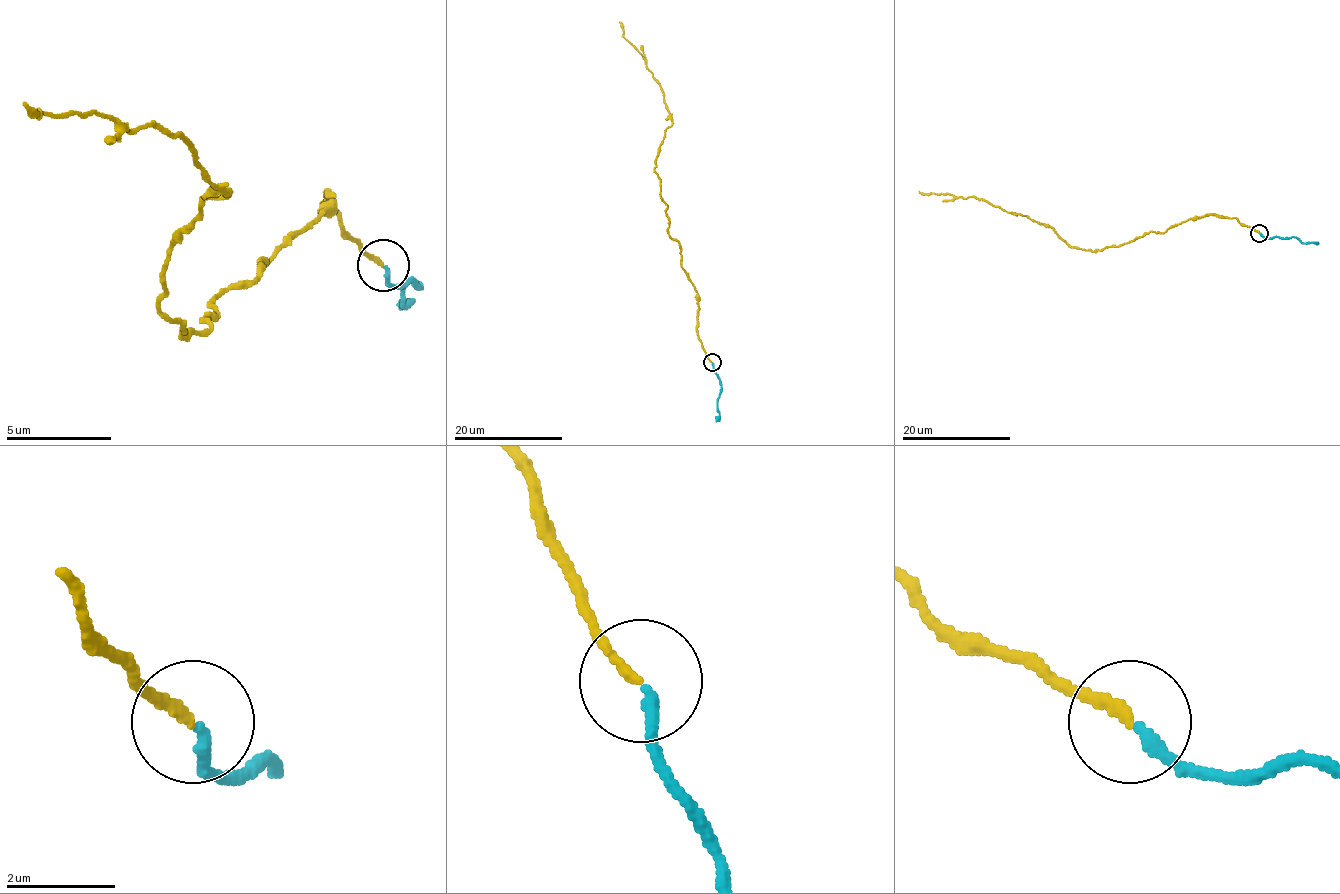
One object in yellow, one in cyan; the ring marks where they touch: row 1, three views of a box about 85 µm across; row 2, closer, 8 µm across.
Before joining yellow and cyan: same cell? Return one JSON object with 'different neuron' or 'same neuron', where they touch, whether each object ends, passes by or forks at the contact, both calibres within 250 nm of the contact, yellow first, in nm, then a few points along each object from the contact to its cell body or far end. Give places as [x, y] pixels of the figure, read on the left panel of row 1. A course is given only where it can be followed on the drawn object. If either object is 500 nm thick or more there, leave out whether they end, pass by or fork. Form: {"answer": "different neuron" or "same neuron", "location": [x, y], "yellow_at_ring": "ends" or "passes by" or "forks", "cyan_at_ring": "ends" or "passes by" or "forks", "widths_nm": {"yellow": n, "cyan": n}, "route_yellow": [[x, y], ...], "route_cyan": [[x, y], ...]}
{"answer": "same neuron", "location": [383, 265], "yellow_at_ring": "ends", "cyan_at_ring": "ends", "widths_nm": {"yellow": 190, "cyan": 220}, "route_yellow": [[382, 264], [329, 200], [187, 337], [161, 311], [176, 243], [229, 190], [182, 137], [24, 100]], "route_cyan": [[382, 269], [392, 285], [419, 285], [413, 279], [403, 306], [413, 306], [398, 306]]}

